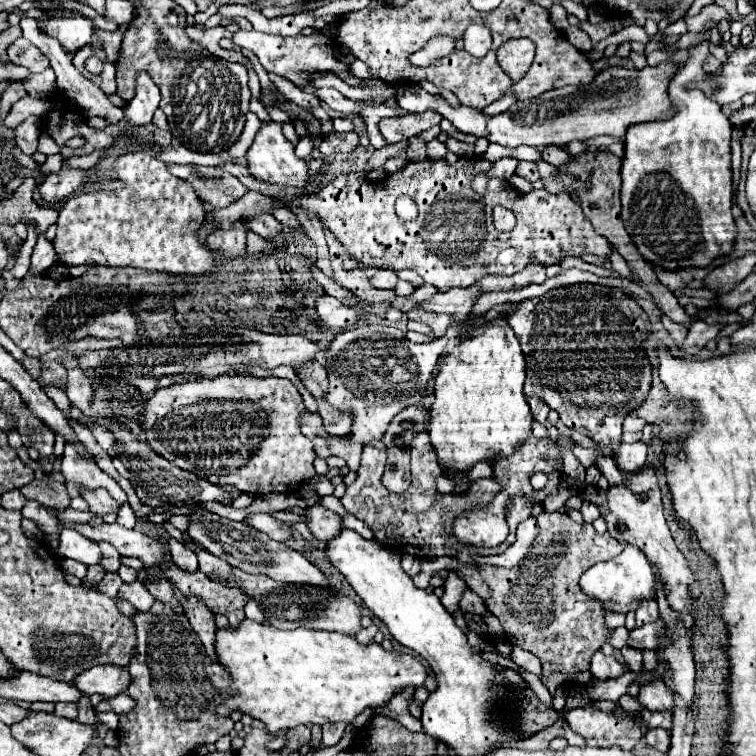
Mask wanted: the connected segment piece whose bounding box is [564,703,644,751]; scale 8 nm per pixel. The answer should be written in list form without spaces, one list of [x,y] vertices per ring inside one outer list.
[[[590,703],[570,709],[564,715],[570,729],[582,735],[588,747],[620,747],[632,751],[642,739],[642,727],[632,719],[620,719],[610,712],[602,712]]]

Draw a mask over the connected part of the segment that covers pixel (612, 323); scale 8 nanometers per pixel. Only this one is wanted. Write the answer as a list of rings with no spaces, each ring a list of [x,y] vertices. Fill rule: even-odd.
[[[578,283],[570,287],[552,289],[536,299],[522,301],[516,309],[506,313],[508,325],[514,329],[524,357],[526,357],[526,383],[524,395],[542,399],[550,409],[558,411],[560,421],[580,431],[582,435],[594,439],[600,445],[616,451],[622,437],[622,421],[648,397],[650,391],[650,373],[652,365],[646,355],[646,339],[652,331],[648,315],[642,307],[624,291]],[[600,385],[620,385],[616,389],[600,389]]]

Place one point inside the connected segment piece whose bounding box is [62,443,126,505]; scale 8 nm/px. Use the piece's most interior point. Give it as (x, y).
(77, 471)

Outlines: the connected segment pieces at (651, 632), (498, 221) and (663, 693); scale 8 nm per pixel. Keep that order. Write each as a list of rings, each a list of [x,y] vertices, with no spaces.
[[[654,621],[654,623],[648,623],[644,627],[636,627],[634,631],[630,631],[630,637],[628,637],[628,647],[634,647],[634,649],[654,649],[658,645],[658,637],[660,637],[660,631],[662,631],[662,621]]]
[[[496,207],[494,209],[494,225],[496,225],[498,231],[510,231],[514,227],[512,211],[508,211],[504,207]]]
[[[652,677],[652,681],[646,681],[644,685],[640,685],[638,701],[650,711],[672,711],[672,705],[674,705],[672,693],[658,677]]]

